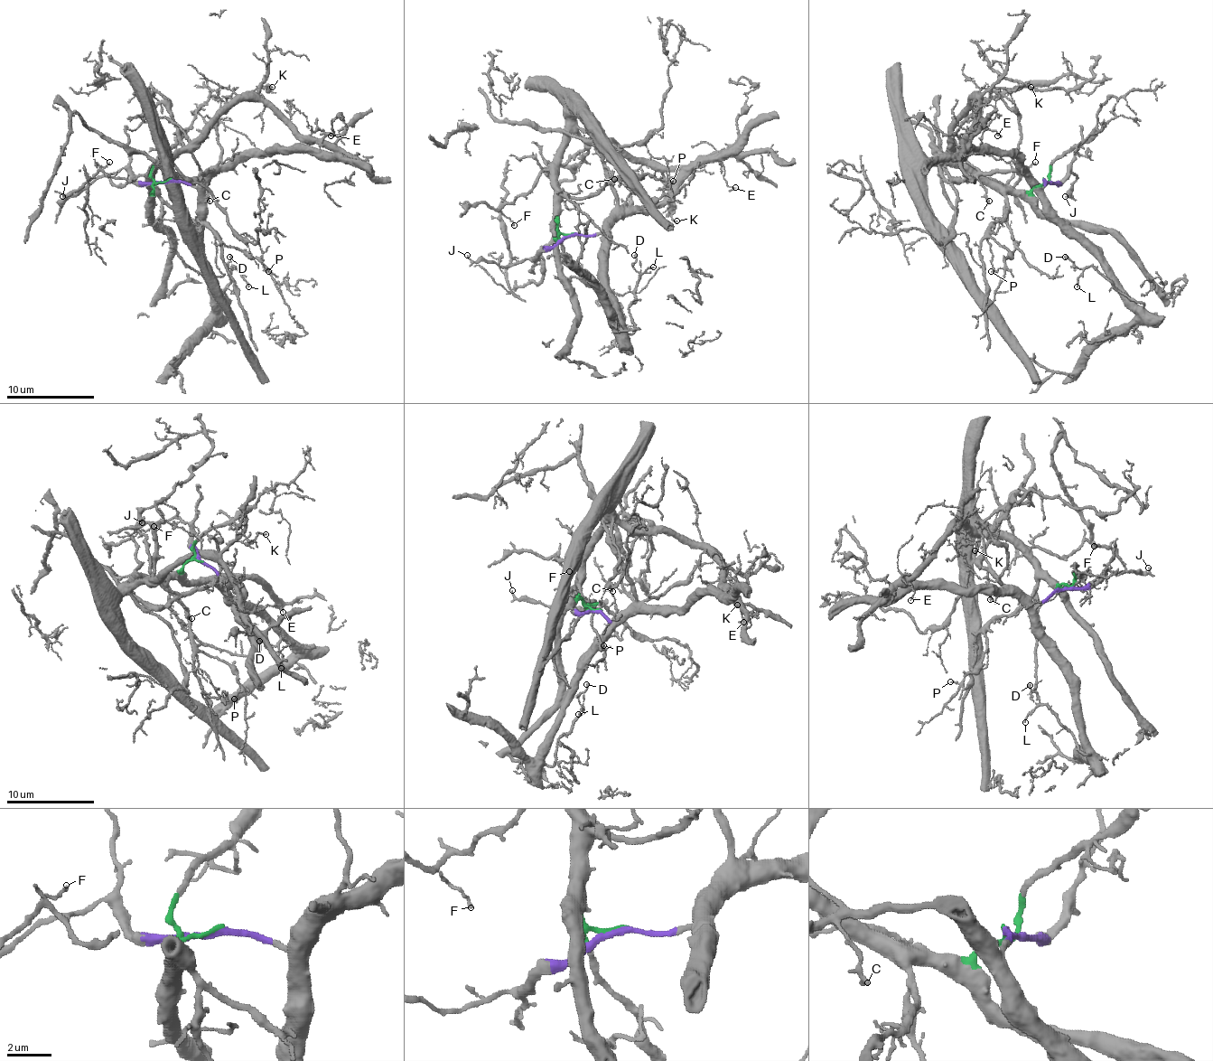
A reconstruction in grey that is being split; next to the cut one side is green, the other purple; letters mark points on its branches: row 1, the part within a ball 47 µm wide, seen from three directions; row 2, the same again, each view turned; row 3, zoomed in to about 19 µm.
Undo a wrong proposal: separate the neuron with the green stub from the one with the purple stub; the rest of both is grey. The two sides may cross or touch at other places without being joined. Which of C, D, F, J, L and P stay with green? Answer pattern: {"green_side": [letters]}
{"green_side": ["F", "P"]}

